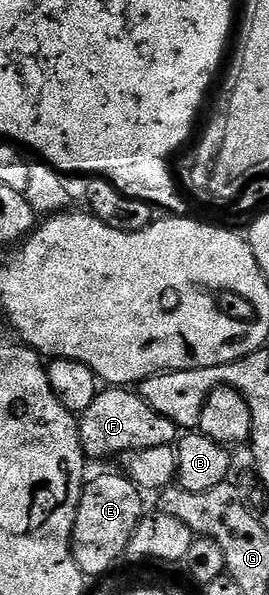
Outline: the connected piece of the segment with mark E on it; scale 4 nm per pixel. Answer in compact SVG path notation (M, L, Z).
M104 473L87 482L84 494L78 503L78 515L72 532L72 554L83 571L85 578L100 577L116 565L119 557L128 552L130 535L138 527L140 518L145 516L142 491L127 477L116 473Z

